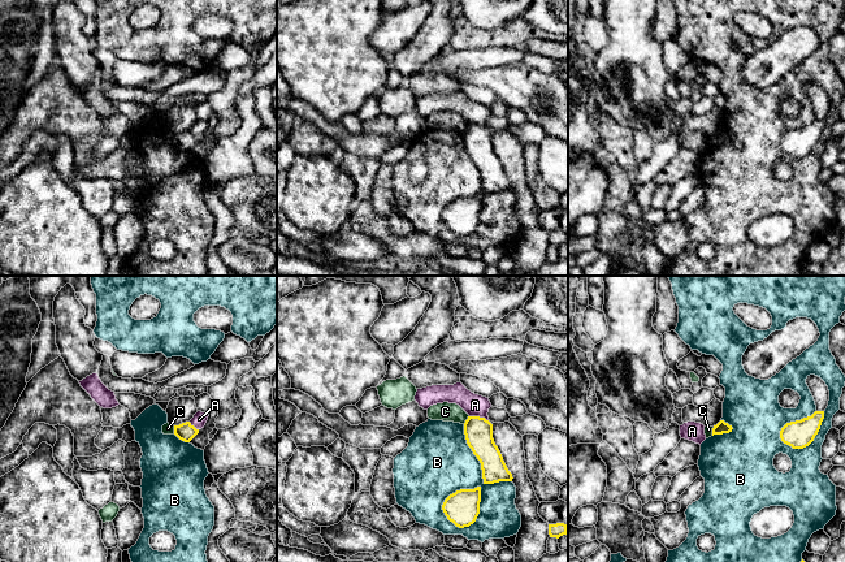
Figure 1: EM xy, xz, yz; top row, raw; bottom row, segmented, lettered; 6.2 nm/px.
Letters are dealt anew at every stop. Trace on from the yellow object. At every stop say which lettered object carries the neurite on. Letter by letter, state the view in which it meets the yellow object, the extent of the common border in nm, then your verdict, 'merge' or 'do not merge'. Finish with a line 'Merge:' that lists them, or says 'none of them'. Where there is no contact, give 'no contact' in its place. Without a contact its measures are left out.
A: xz | 130 nm | do not merge
B: xz | 300 nm | do not merge
C: xy | 60 nm | do not merge
Merge: none of them

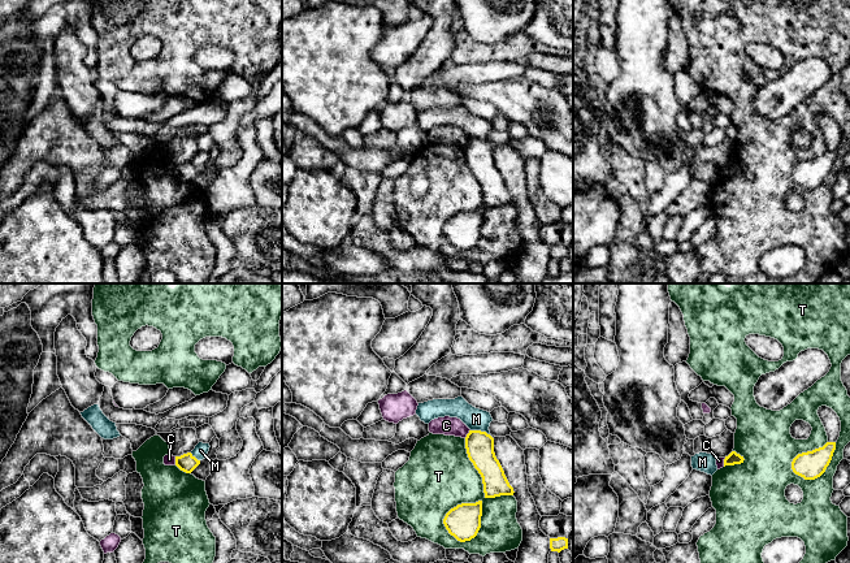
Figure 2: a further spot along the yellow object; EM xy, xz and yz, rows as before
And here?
C: xy | 60 nm | do not merge
M: xz | 130 nm | do not merge
T: xz | 300 nm | do not merge
Merge: none of them

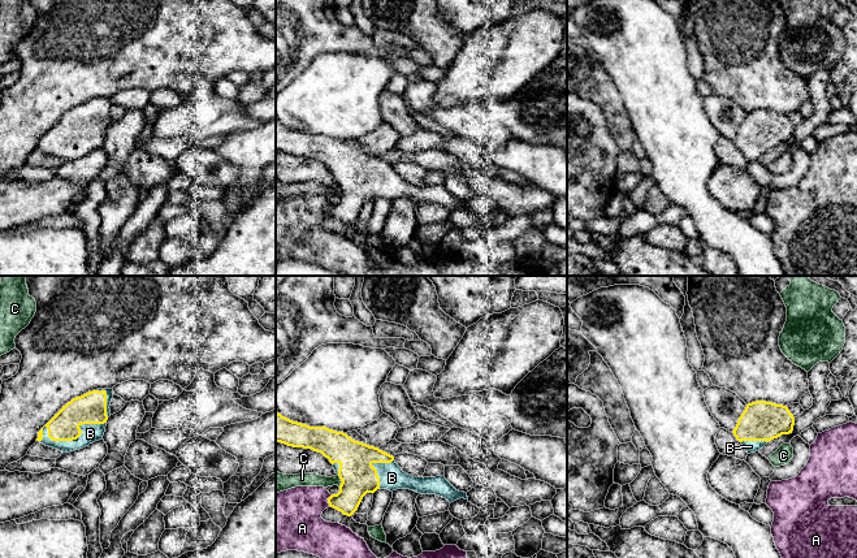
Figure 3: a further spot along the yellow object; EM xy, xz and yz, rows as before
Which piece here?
A: xz | 80 nm | do not merge
B: xy | 440 nm | merge
C: xz | 70 nm | do not merge
Merge: B

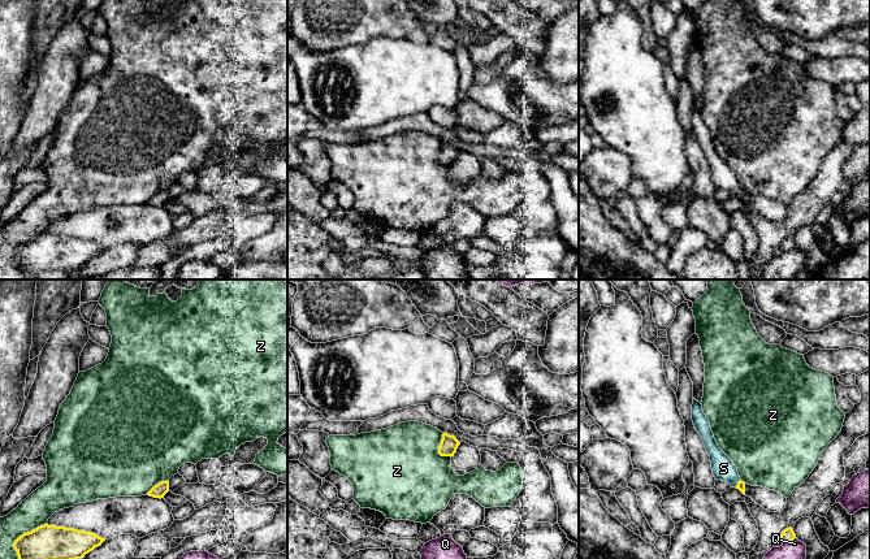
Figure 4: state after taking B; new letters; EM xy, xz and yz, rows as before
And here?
Q: yz | 90 nm | do not merge
S: yz | 60 nm | merge
Z: xy | 300 nm | do not merge
Merge: S

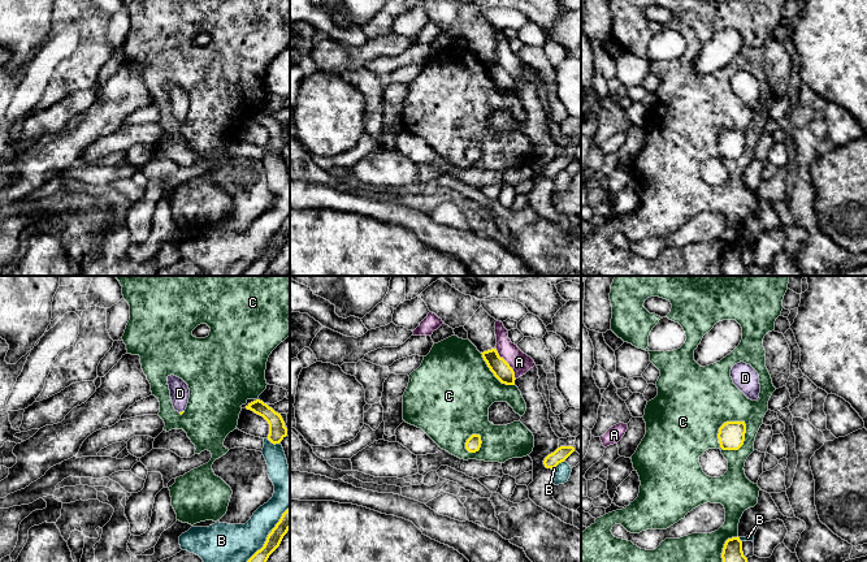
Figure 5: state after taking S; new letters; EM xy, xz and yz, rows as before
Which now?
A: xz | 240 nm | do not merge
B: xz | 100 nm | do not merge
C: yz | 240 nm | do not merge
D: xy | 40 nm | merge
Merge: D

